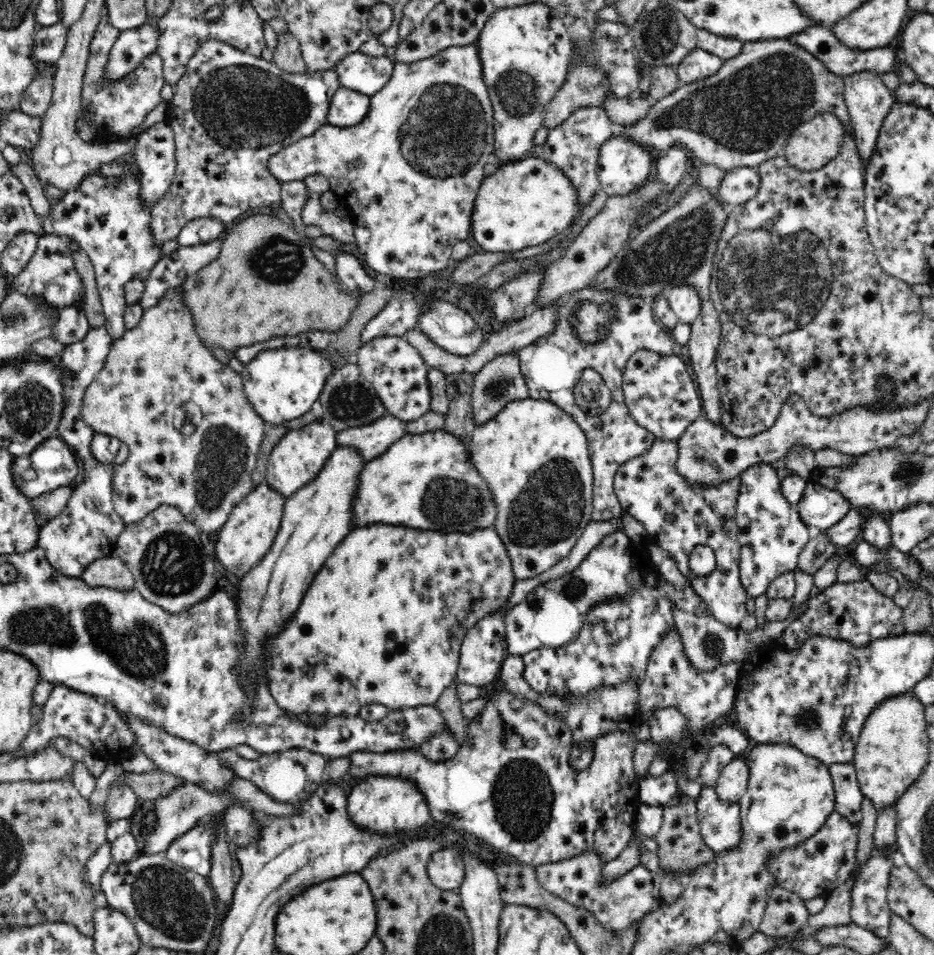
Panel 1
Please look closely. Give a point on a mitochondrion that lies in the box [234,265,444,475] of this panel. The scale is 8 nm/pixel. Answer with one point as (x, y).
(351, 401)

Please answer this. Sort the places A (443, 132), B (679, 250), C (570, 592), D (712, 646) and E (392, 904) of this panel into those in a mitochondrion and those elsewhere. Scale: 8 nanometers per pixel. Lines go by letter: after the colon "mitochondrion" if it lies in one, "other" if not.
A: mitochondrion
B: mitochondrion
C: mitochondrion
D: mitochondrion
E: other

